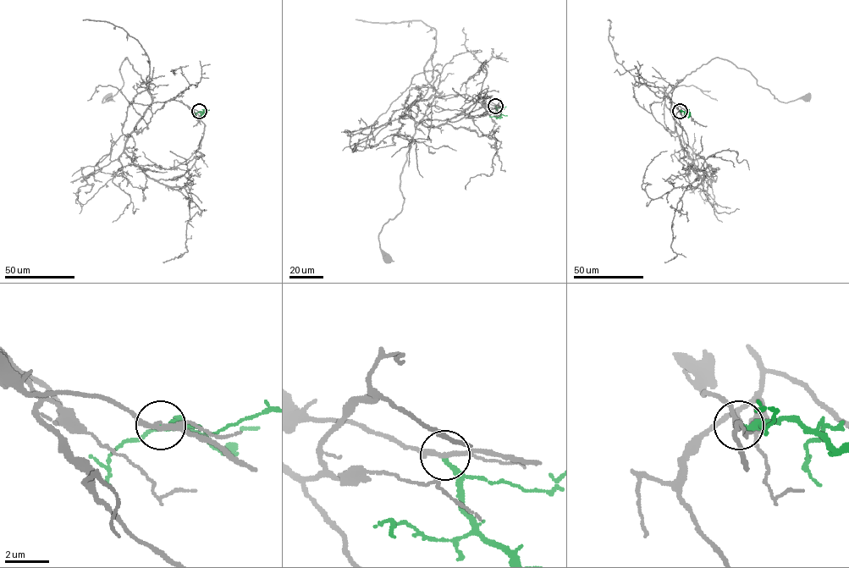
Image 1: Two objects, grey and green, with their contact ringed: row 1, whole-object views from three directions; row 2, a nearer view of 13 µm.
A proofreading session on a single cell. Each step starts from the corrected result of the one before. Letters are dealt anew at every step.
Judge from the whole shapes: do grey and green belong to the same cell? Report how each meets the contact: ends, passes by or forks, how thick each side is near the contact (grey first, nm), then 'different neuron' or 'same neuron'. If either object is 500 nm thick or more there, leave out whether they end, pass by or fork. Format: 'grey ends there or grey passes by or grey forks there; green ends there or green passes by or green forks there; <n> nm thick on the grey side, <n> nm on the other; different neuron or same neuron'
grey forks there; green ends there; 180 nm thick on the grey side, 240 nm on the other; different neuron

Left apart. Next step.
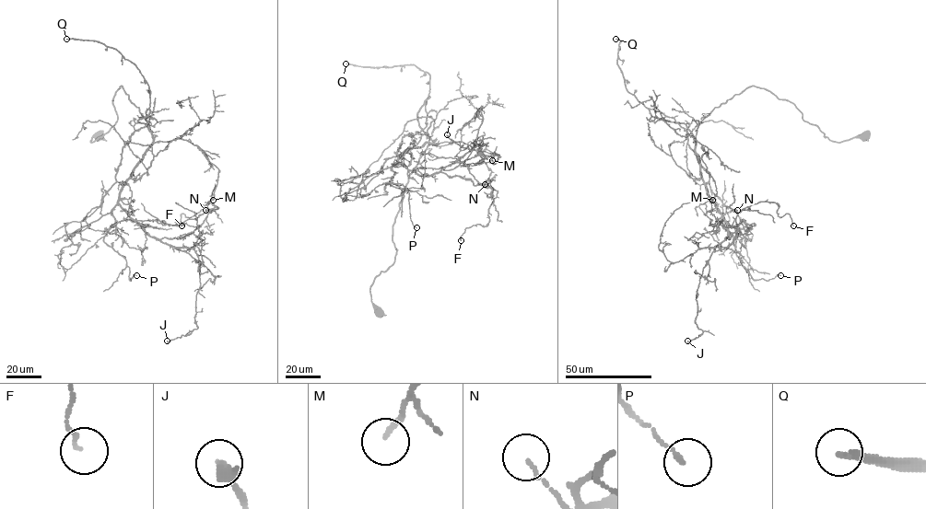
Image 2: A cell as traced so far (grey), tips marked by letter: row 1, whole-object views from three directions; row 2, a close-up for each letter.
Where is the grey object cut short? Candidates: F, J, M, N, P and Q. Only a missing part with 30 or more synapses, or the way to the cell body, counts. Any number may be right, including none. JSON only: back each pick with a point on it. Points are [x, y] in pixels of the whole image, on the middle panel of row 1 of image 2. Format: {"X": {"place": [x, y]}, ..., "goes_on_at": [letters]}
{"Q": {"place": [345, 63]}, "goes_on_at": ["Q"]}

